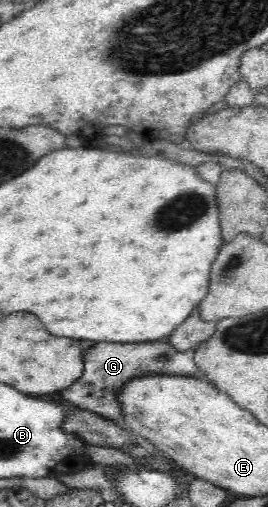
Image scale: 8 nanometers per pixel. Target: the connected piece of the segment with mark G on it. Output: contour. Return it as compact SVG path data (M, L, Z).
M159 341L128 343L138 346L122 346L114 342L96 342L92 348L84 352L84 364L82 374L70 388L58 392L62 394L62 400L78 406L78 409L90 411L100 417L110 419L112 422L121 421L123 409L120 401L121 393L134 378L140 376L186 376L198 378L200 369L195 361L195 348L178 350L172 343Z

